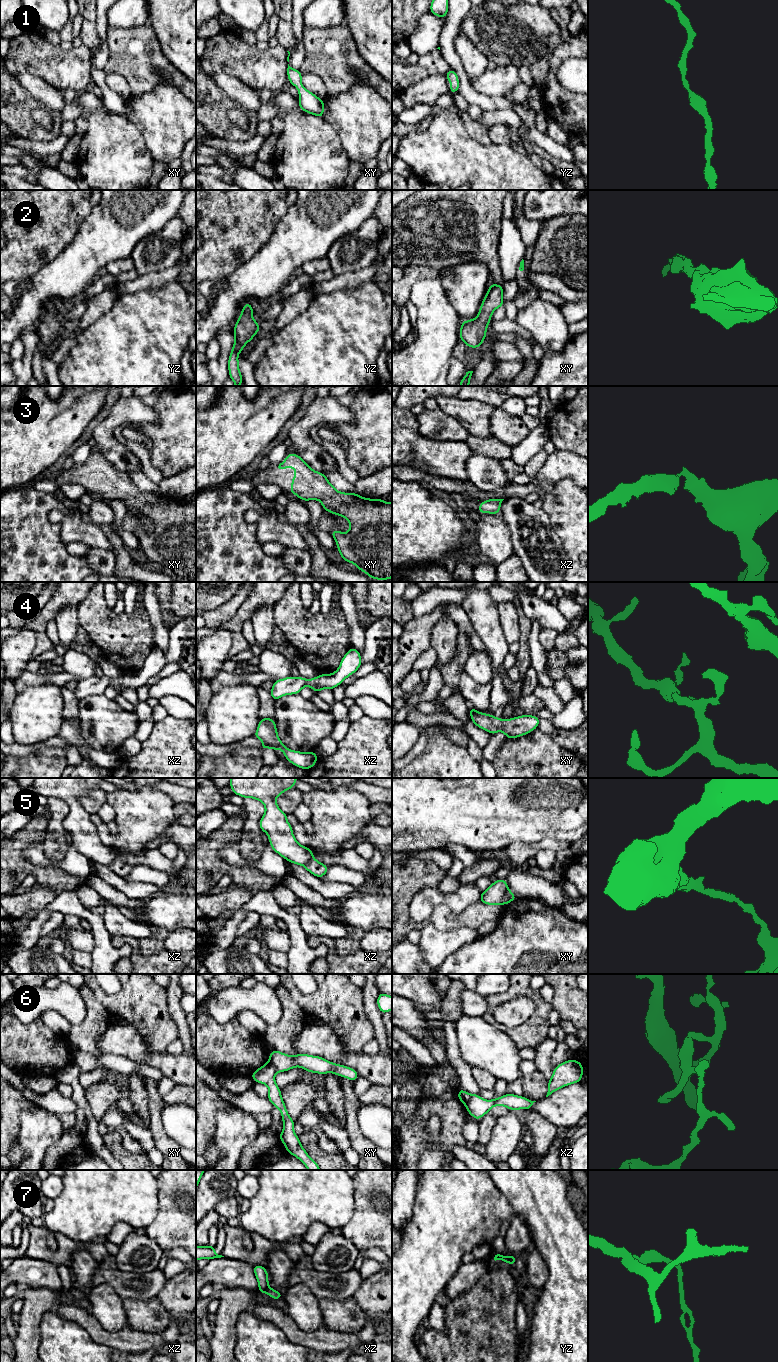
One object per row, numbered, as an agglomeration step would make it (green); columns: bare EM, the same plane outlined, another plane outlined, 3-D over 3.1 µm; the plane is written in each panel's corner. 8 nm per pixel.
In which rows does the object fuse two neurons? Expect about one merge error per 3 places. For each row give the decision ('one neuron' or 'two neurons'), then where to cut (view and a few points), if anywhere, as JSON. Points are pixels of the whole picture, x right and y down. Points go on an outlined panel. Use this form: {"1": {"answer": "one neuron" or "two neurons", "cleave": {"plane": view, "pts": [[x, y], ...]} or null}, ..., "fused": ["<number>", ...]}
{"1": {"answer": "one neuron", "cleave": null}, "2": {"answer": "one neuron", "cleave": null}, "3": {"answer": "one neuron", "cleave": null}, "4": {"answer": "one neuron", "cleave": null}, "5": {"answer": "two neurons", "cleave": {"plane": "xy", "pts": [[508, 888], [502, 903]]}}, "6": {"answer": "two neurons", "cleave": {"plane": "xy", "pts": [[268, 1060], [277, 1071]]}}, "7": {"answer": "two neurons", "cleave": {"plane": "xz", "pts": [[268, 1287], [265, 1291]]}}, "fused": ["5", "6", "7"]}

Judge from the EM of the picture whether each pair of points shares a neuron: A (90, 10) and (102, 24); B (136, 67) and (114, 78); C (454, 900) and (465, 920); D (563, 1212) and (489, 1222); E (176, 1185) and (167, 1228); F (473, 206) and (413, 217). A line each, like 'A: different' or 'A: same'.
A: different
B: different
C: different
D: different
E: same
F: same

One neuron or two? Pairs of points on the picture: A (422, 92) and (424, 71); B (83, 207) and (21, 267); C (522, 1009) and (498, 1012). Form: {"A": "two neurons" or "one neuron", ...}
{"A": "two neurons", "B": "one neuron", "C": "one neuron"}

